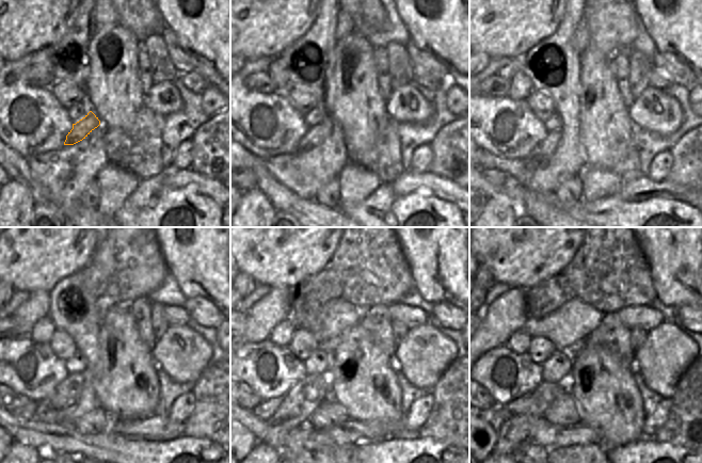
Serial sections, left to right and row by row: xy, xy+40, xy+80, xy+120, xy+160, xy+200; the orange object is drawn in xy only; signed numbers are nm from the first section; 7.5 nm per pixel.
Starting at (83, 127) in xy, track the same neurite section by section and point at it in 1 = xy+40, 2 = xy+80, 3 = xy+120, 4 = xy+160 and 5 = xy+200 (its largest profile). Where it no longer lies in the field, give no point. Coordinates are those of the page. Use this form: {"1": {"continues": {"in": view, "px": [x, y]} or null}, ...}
{"1": {"continues": {"in": "xy+40", "px": [316, 134]}}, "2": {"continues": {"in": "xy+80", "px": [545, 148]}}, "3": {"continues": {"in": "xy+120", "px": [52, 410]}}, "4": {"continues": {"in": "xy+160", "px": [303, 398]}}, "5": {"continues": {"in": "xy+200", "px": [512, 433]}}}

